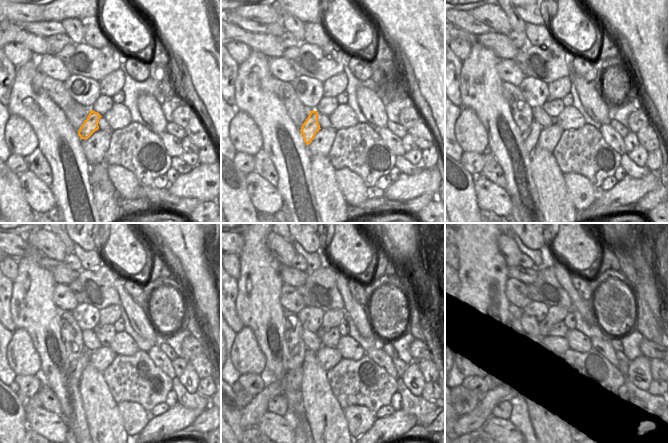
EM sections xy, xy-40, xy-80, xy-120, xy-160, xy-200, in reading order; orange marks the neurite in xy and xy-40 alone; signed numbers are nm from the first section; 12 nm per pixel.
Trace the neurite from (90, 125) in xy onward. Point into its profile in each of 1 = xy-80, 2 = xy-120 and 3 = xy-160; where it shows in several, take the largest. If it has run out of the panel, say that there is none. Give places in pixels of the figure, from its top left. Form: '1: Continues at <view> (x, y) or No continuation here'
1: Continues at xy-80 (530, 137)
2: Continues at xy-120 (77, 366)
3: Continues at xy-160 (293, 379)

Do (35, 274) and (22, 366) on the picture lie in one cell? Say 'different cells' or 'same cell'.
different cells

